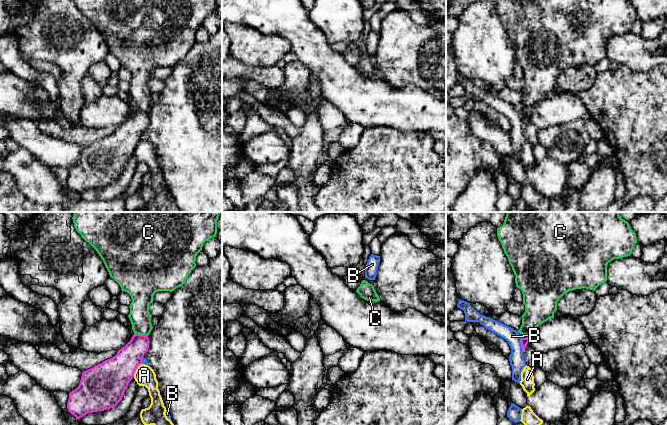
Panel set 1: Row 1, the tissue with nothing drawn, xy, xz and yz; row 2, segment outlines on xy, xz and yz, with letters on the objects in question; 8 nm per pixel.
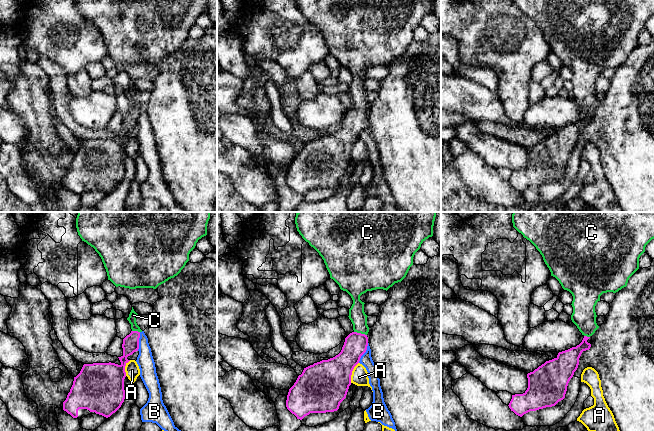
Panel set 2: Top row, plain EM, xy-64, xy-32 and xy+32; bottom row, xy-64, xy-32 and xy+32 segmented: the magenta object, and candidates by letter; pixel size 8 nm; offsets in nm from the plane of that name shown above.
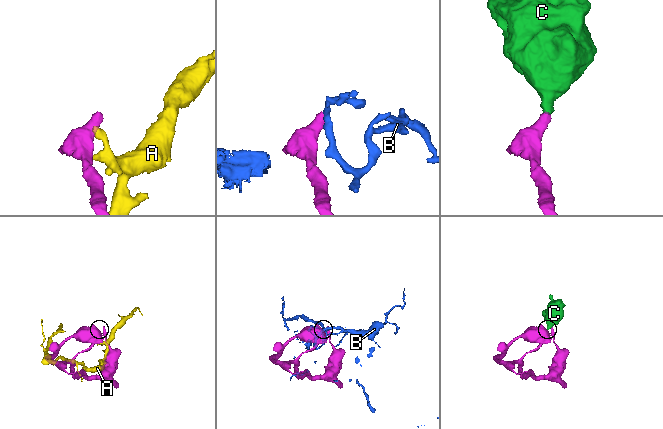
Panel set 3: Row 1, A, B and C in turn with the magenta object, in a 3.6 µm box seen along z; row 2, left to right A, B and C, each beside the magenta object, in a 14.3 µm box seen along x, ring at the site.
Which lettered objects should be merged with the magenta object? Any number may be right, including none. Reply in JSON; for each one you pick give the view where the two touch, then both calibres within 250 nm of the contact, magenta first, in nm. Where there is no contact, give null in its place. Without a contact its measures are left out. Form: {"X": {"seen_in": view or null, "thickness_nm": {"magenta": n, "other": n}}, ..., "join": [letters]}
{"C": {"seen_in": "xy", "thickness_nm": {"magenta": 200, "other": 170}}, "join": ["C"]}

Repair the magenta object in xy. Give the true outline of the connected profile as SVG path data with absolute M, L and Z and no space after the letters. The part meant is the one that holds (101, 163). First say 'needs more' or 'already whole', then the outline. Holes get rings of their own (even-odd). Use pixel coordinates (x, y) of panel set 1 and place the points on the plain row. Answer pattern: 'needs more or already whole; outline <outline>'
needs more; outline M74 0L76 7L88 18L103 36L109 51L127 68L132 75L128 91L134 111L131 116L117 130L83 147L79 162L69 169L67 178L68 187L80 195L92 188L104 187L116 182L122 175L125 165L133 155L134 149L149 124L149 114L153 102L149 81L153 78L153 71L158 67L174 67L182 62L196 43L196 32L202 26L206 17L216 13L217 0Z

